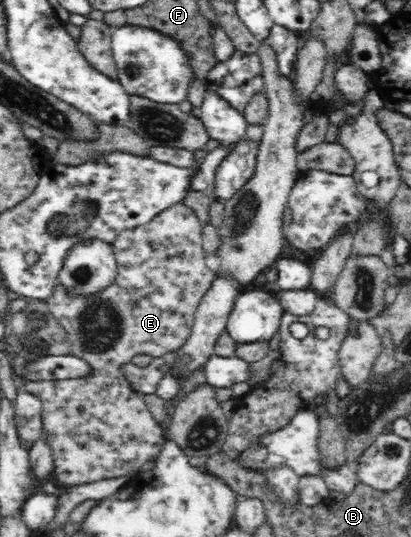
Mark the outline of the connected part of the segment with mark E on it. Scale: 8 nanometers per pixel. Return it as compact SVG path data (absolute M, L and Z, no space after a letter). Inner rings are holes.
M183 202L176 203L170 206L170 208L164 209L158 216L150 220L148 224L132 228L130 231L123 231L118 236L113 246L116 264L118 265L118 276L116 276L115 283L111 285L107 290L102 293L96 294L96 296L90 297L68 297L65 295L66 290L58 286L55 288L55 292L51 298L45 300L48 305L48 309L54 318L58 320L60 325L64 327L66 335L68 335L68 341L70 341L70 356L78 356L82 358L86 363L92 367L92 374L86 376L86 378L71 378L62 380L39 380L39 381L27 381L26 391L35 393L40 399L40 403L43 404L43 432L48 435L48 443L52 447L53 470L56 479L60 481L63 486L82 486L82 484L90 484L90 482L98 482L98 480L120 478L120 476L136 477L140 472L140 468L144 468L144 464L152 464L152 460L156 460L156 457L160 454L162 447L165 443L164 436L166 435L166 428L161 427L158 424L142 399L142 394L136 392L128 379L122 372L122 365L128 364L134 356L137 354L148 354L153 357L159 357L167 352L174 352L178 350L184 343L187 342L188 337L191 335L193 324L195 321L195 314L197 306L200 304L204 294L211 288L212 280L215 279L215 273L212 272L206 263L204 263L205 253L202 249L202 233L203 222L199 219L199 216L191 209L188 208Z

